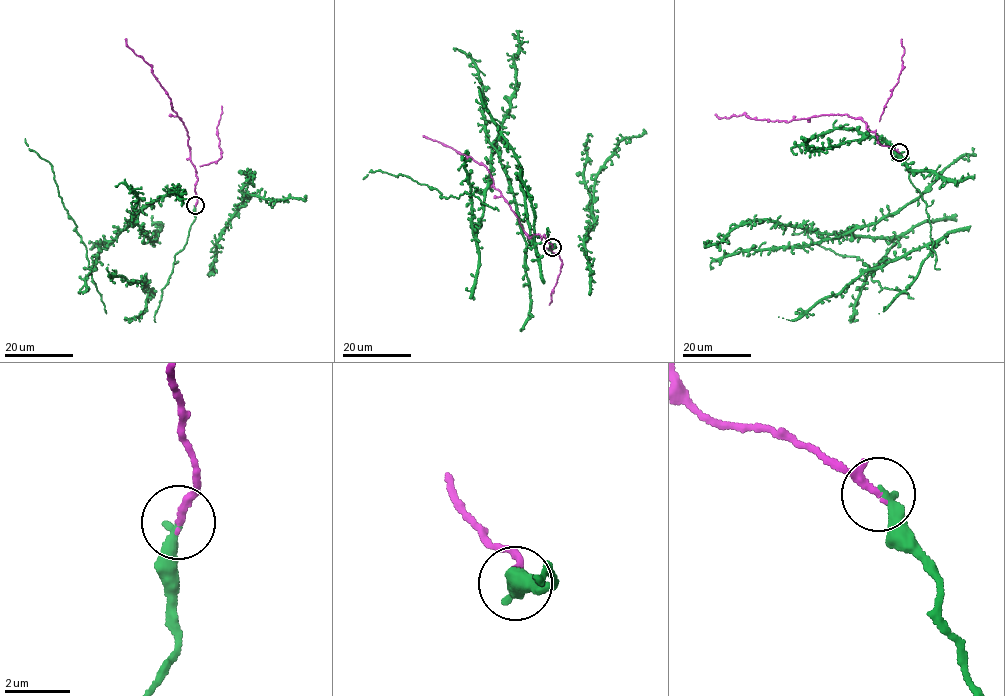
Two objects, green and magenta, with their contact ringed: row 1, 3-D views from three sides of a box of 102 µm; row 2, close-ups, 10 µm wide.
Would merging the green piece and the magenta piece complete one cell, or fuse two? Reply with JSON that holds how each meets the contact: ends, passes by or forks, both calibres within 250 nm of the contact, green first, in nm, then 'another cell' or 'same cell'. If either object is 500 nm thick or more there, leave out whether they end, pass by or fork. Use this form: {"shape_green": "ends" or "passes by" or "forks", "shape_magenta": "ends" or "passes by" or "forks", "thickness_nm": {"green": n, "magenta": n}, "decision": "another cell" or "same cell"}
{"shape_green": "ends", "shape_magenta": "ends", "thickness_nm": {"green": 360, "magenta": 240}, "decision": "same cell"}

